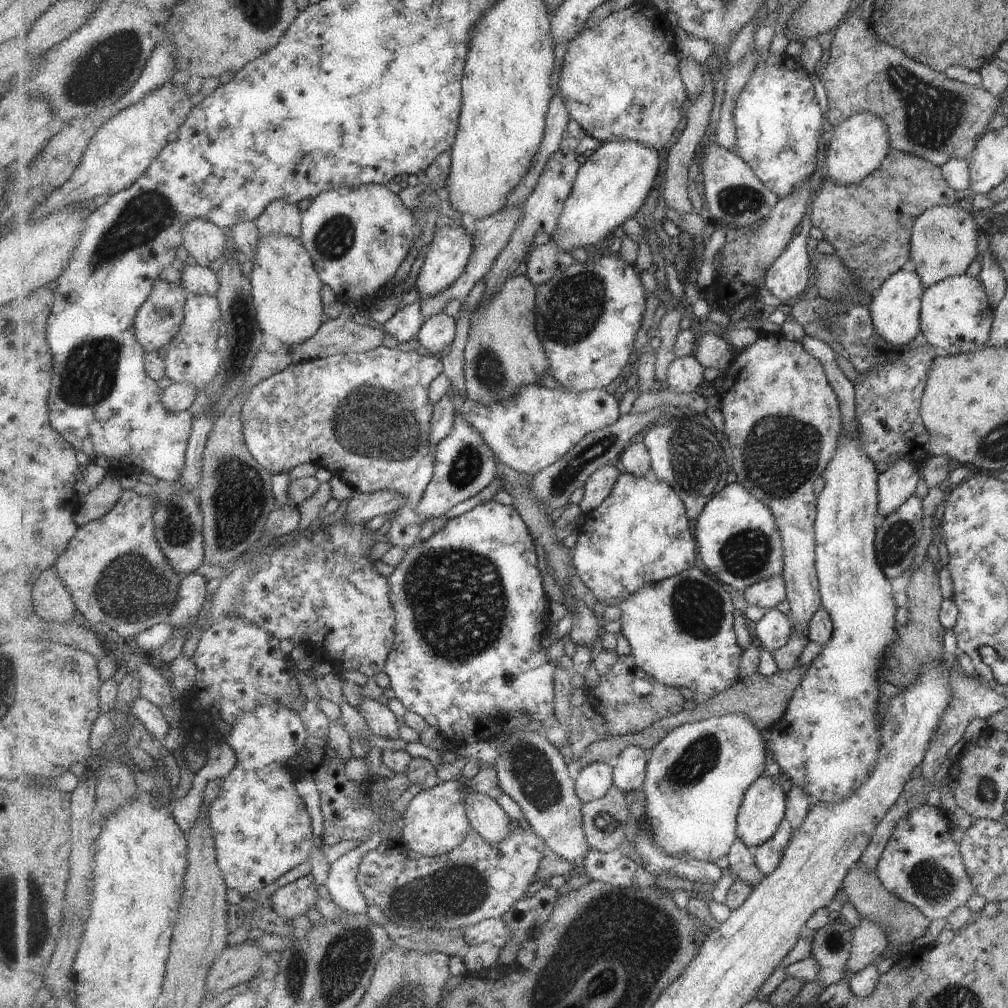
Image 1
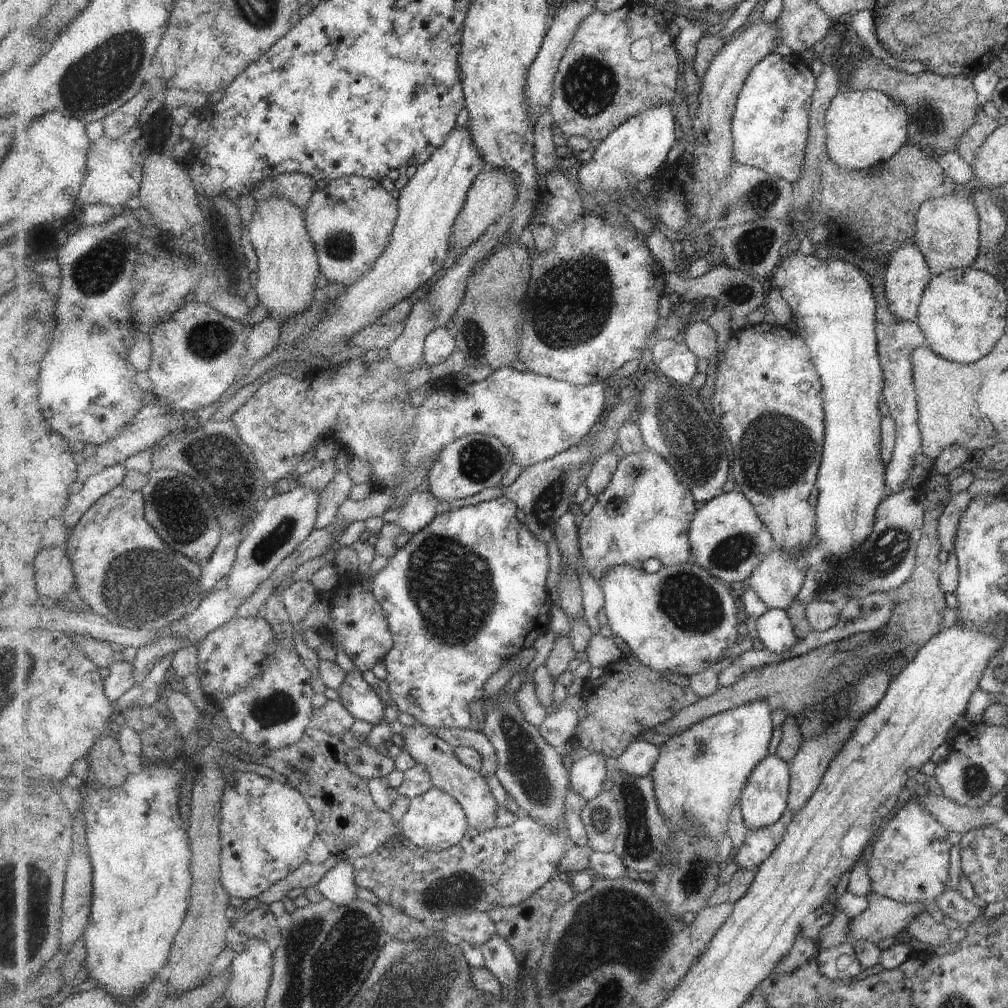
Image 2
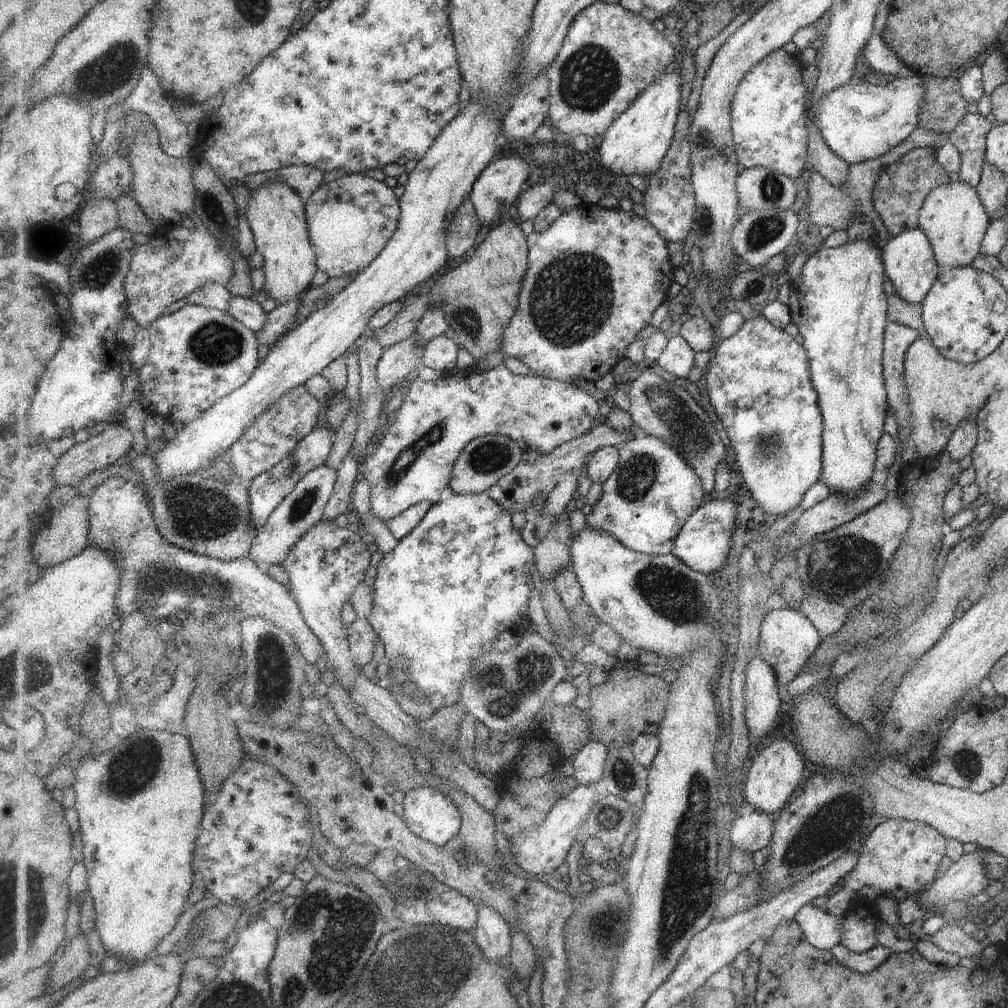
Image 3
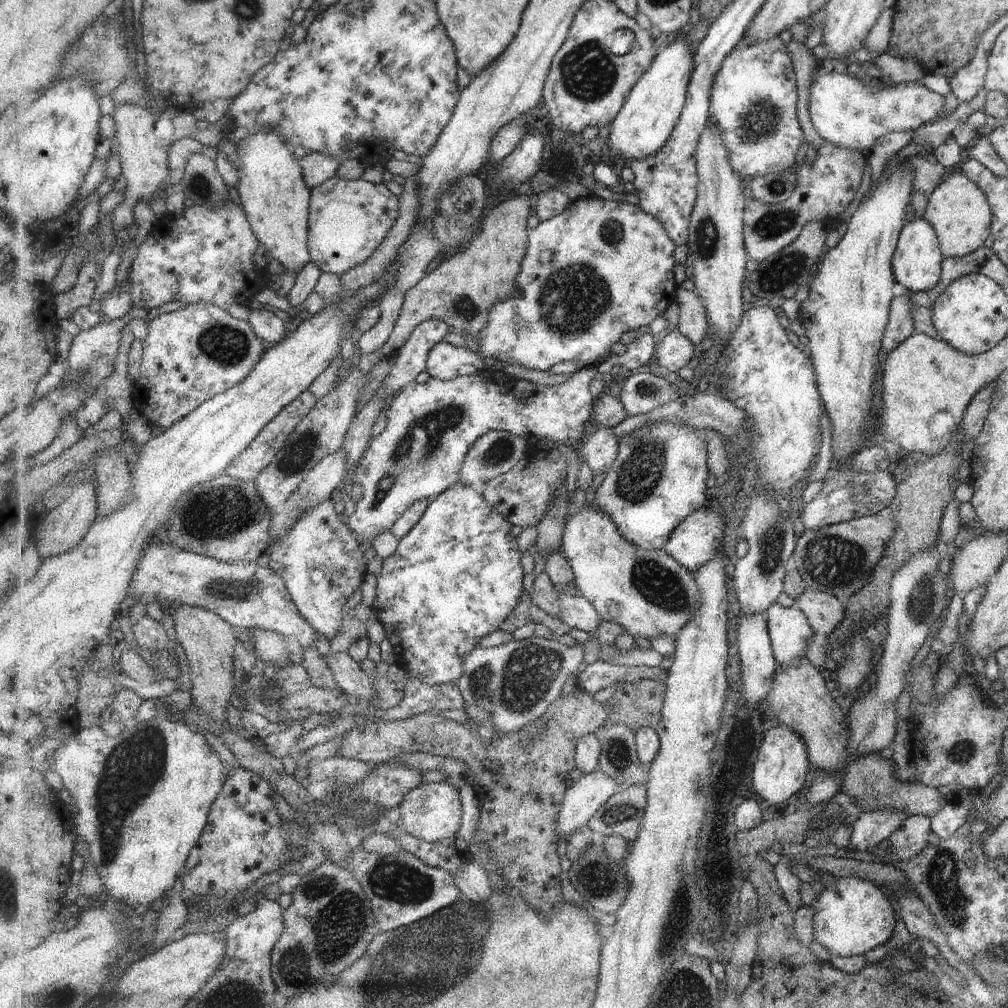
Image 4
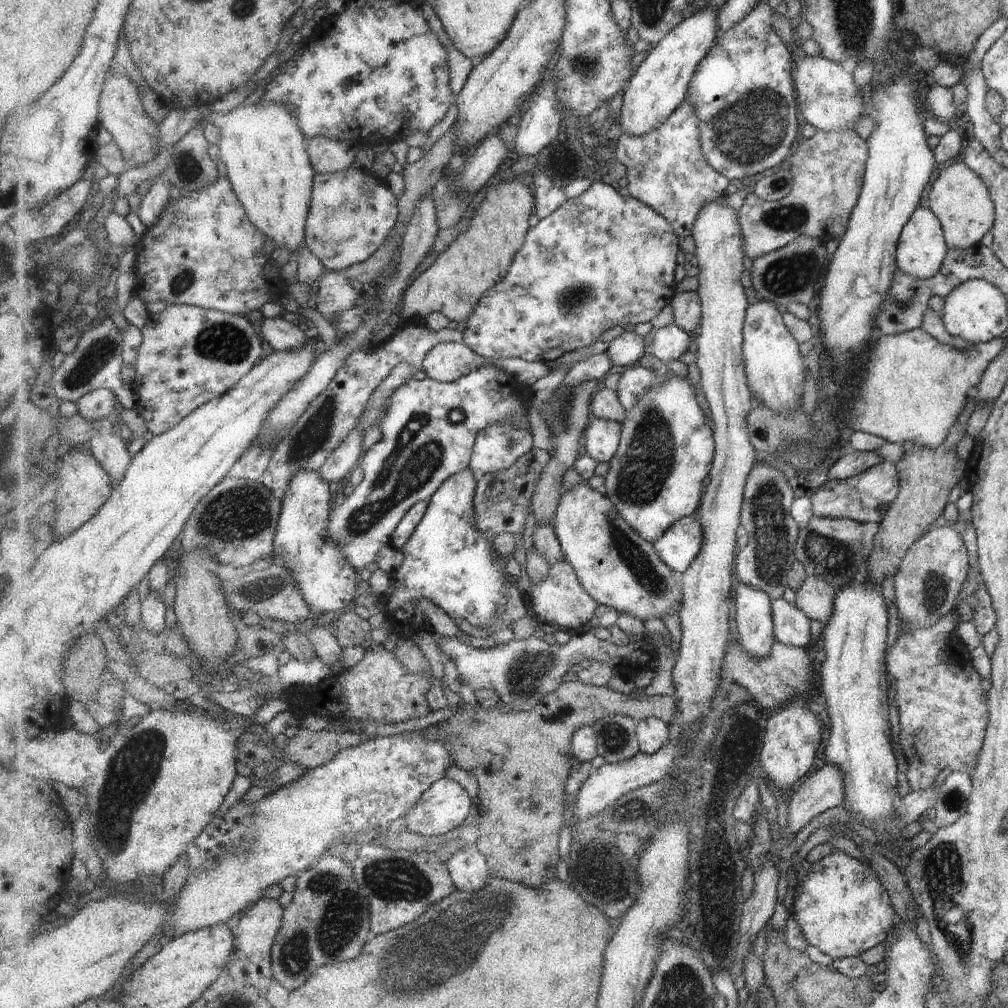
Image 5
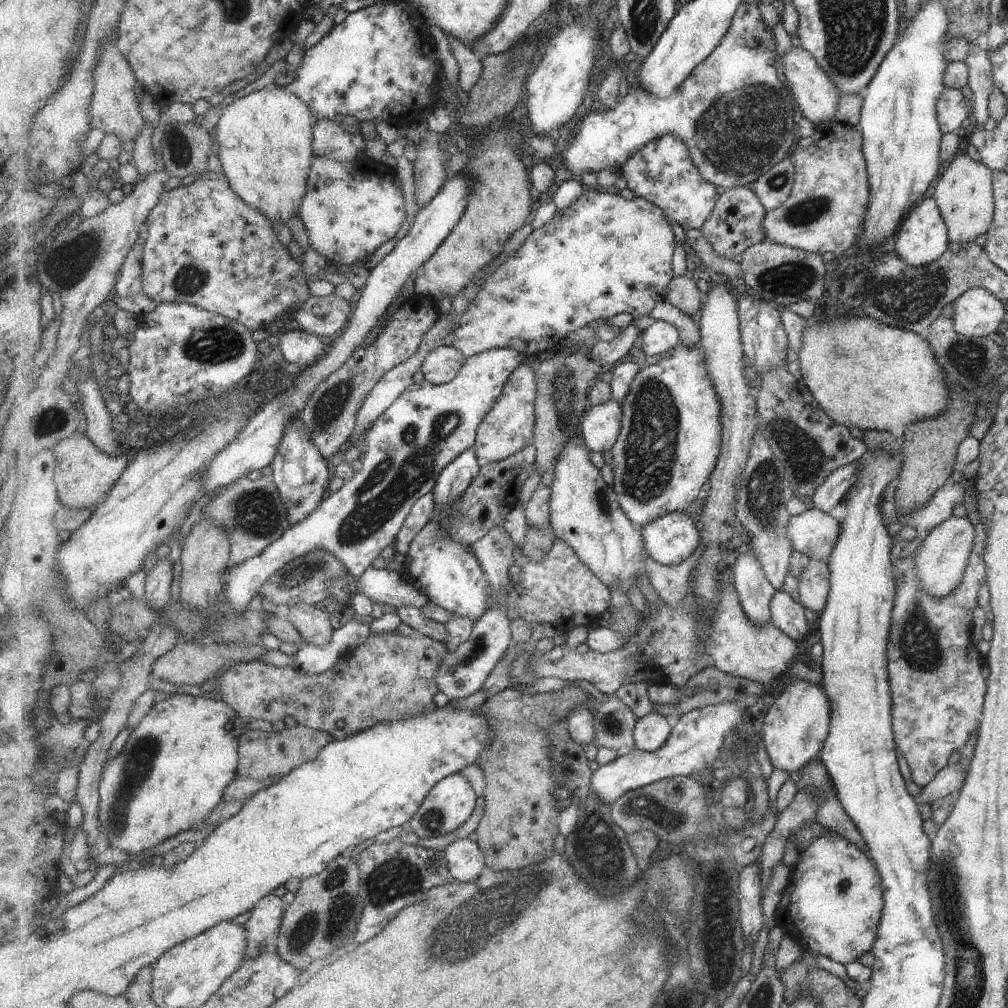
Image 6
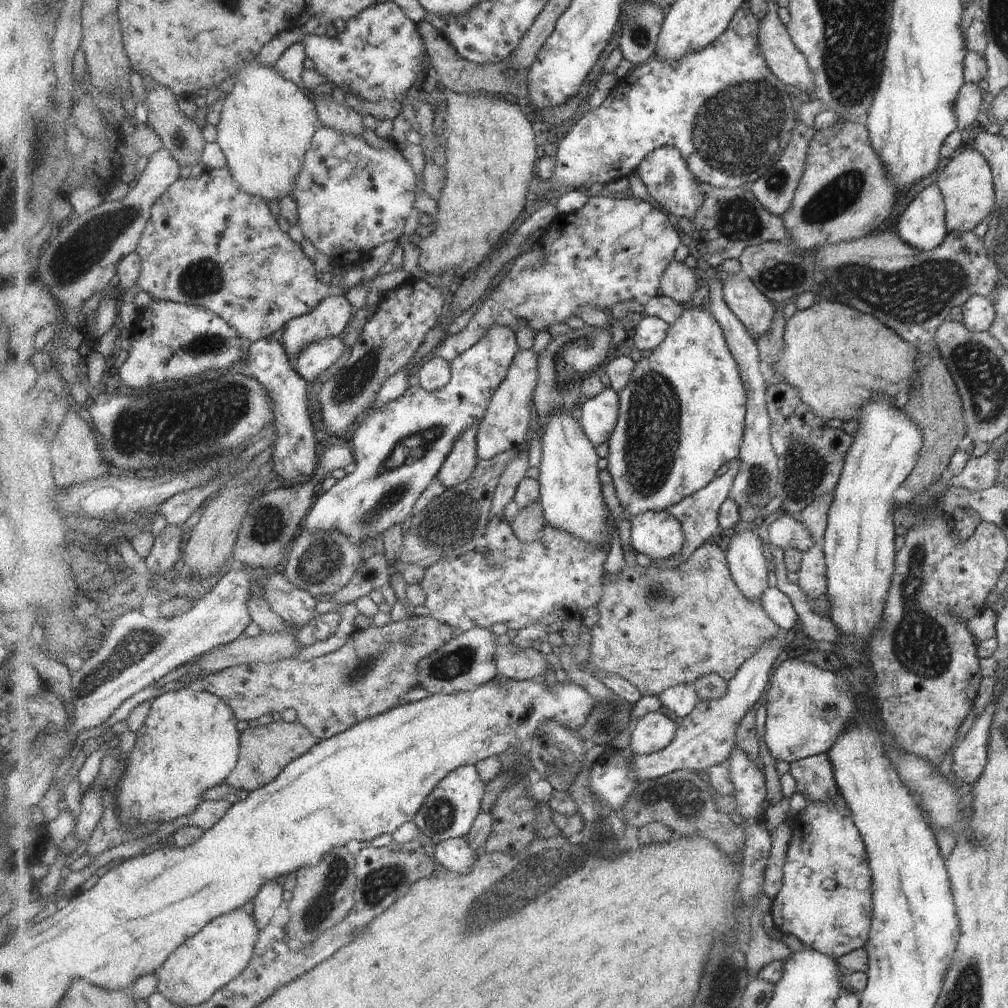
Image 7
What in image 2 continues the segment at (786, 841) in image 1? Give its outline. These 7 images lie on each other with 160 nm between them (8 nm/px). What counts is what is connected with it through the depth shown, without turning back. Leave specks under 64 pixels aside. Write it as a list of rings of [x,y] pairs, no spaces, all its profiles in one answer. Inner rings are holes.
[[[787,808],[779,822],[775,822],[767,828],[750,830],[747,838],[743,840],[743,844],[736,848],[737,854],[734,857],[734,862],[738,869],[745,868],[747,870],[749,868],[755,871],[759,869],[759,866],[773,854],[773,850],[783,842],[793,816],[791,808]]]

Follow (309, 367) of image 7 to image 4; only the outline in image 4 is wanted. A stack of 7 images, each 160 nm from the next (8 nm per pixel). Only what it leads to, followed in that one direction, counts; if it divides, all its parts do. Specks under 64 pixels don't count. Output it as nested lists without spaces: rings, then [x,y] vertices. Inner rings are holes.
[[[257,308],[257,310],[251,309],[251,316],[248,321],[255,330],[255,333],[261,338],[274,345],[283,342],[289,331],[287,331],[287,317],[278,313],[272,308]]]

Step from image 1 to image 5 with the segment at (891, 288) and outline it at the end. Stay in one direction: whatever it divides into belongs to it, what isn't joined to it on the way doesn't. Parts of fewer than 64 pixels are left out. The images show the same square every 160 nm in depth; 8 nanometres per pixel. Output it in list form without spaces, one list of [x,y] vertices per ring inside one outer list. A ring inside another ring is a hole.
[[[919,204],[899,234],[894,255],[896,269],[911,278],[931,278],[941,268],[947,250],[939,220],[933,216],[929,208]]]

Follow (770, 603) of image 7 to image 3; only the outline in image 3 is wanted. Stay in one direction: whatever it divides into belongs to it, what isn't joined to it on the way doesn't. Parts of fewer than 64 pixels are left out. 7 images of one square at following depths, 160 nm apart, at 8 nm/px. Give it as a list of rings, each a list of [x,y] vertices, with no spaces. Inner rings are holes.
[[[787,608],[768,612],[761,626],[760,641],[765,644],[765,648],[761,648],[763,658],[769,660],[771,666],[776,669],[778,683],[786,686],[799,675],[799,672],[804,671],[807,660],[819,645],[819,636],[817,630],[807,620],[807,616],[804,616],[801,611]]]

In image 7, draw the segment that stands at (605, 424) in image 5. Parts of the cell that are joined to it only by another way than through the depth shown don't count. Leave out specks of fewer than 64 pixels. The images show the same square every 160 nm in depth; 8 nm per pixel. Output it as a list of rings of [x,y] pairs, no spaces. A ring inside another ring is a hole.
[[[613,388],[605,389],[595,398],[583,400],[578,411],[579,421],[595,446],[608,444],[619,421],[620,394]]]

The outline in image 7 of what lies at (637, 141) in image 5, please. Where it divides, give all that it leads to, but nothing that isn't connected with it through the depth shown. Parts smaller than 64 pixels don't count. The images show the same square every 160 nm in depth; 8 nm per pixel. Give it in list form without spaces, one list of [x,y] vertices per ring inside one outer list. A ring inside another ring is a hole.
[[[661,147],[649,153],[636,170],[650,196],[671,214],[693,220],[704,203],[704,190],[675,147]]]

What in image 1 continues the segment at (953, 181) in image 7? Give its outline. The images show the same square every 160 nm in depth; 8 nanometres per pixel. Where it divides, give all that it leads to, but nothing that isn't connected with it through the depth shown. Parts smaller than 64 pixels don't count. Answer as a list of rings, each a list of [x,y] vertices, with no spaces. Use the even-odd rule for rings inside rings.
[[[963,204],[953,207],[931,207],[925,209],[912,224],[908,242],[908,266],[918,276],[919,282],[930,287],[940,280],[965,275],[967,267],[971,264],[976,253],[976,232],[979,221],[967,211]]]

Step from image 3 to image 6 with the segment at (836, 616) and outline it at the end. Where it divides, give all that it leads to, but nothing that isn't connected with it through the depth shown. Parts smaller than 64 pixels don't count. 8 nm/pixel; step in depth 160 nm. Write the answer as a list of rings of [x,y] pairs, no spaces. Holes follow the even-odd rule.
[[[810,560],[798,581],[797,591],[804,608],[819,615],[825,608],[829,592],[828,566],[821,561]]]

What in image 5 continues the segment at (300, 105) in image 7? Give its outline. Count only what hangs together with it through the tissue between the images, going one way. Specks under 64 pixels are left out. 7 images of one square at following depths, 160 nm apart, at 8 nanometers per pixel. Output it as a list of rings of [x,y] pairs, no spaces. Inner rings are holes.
[[[255,104],[224,114],[212,111],[204,120],[220,130],[221,139],[215,155],[225,164],[231,185],[247,208],[251,221],[275,246],[287,246],[295,255],[306,240],[316,174],[307,136],[299,128],[299,118],[287,104]]]

